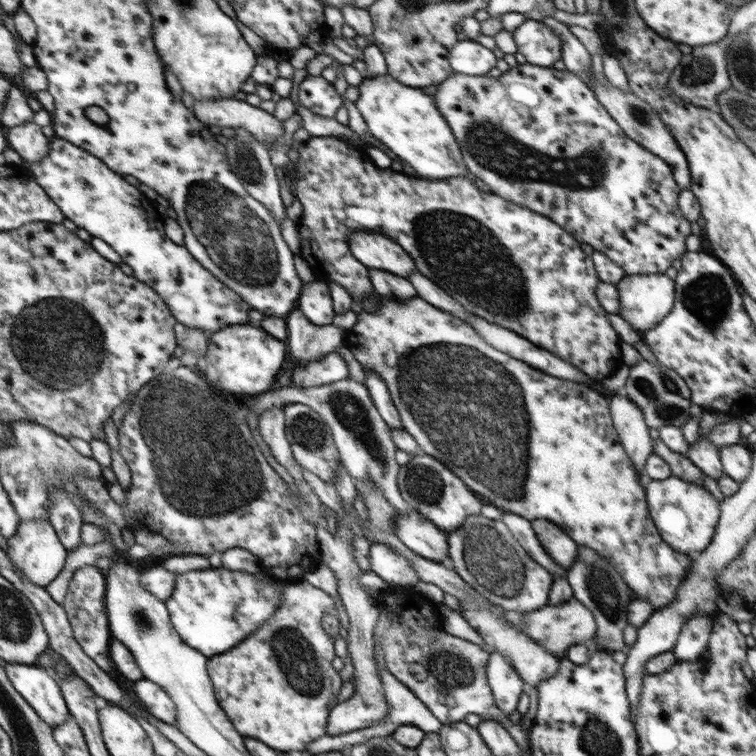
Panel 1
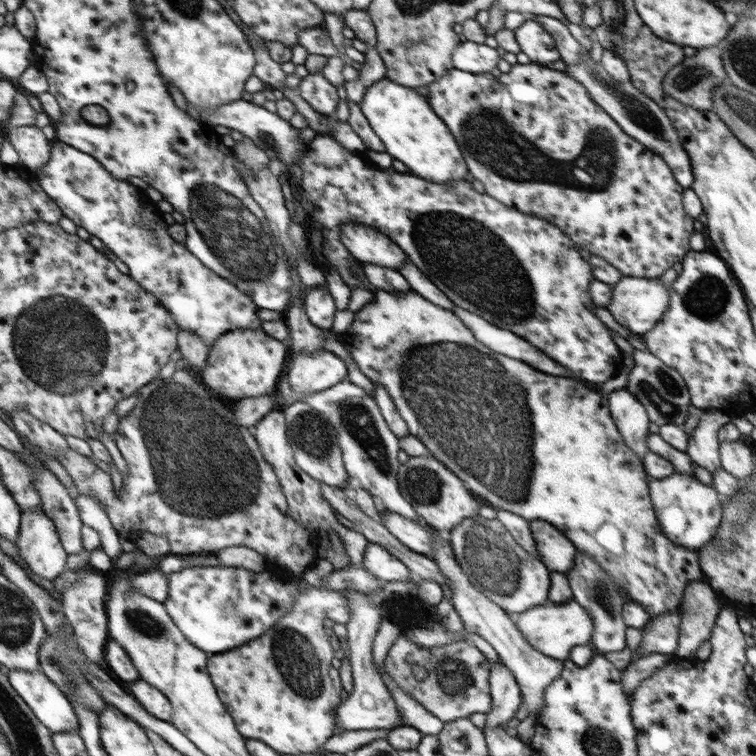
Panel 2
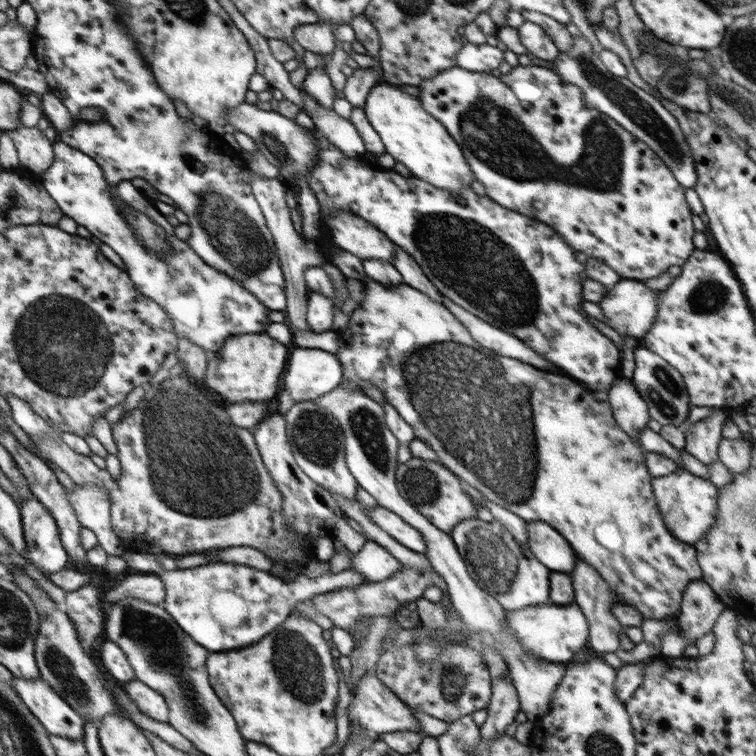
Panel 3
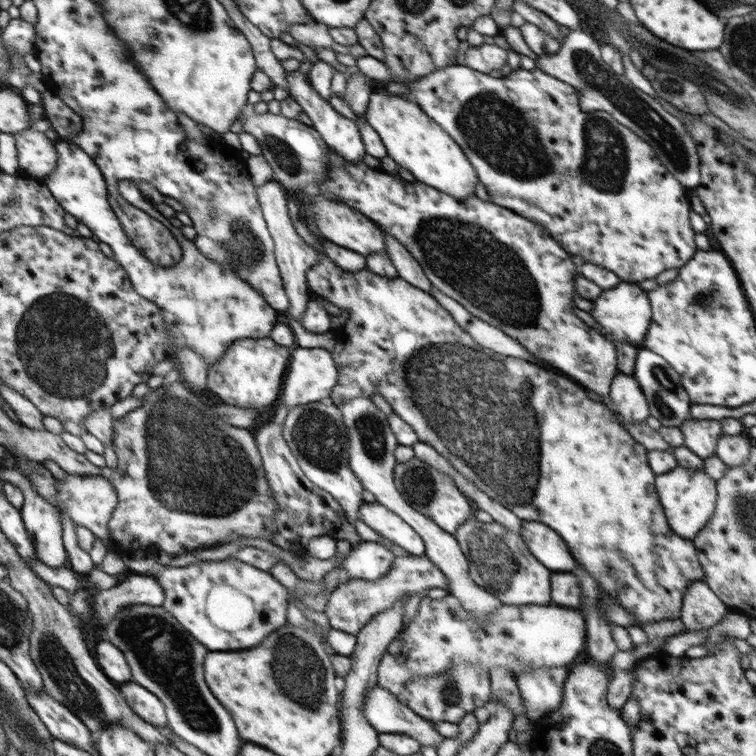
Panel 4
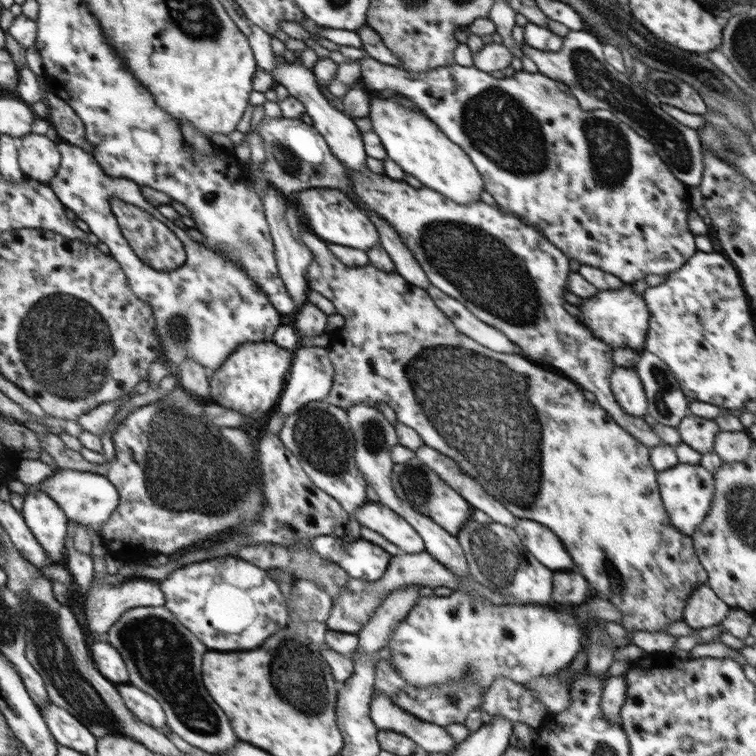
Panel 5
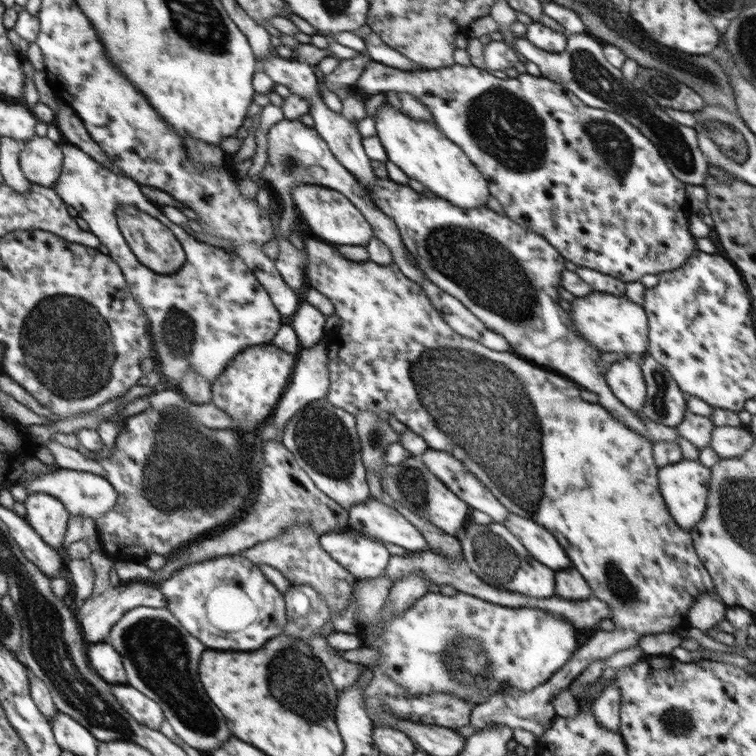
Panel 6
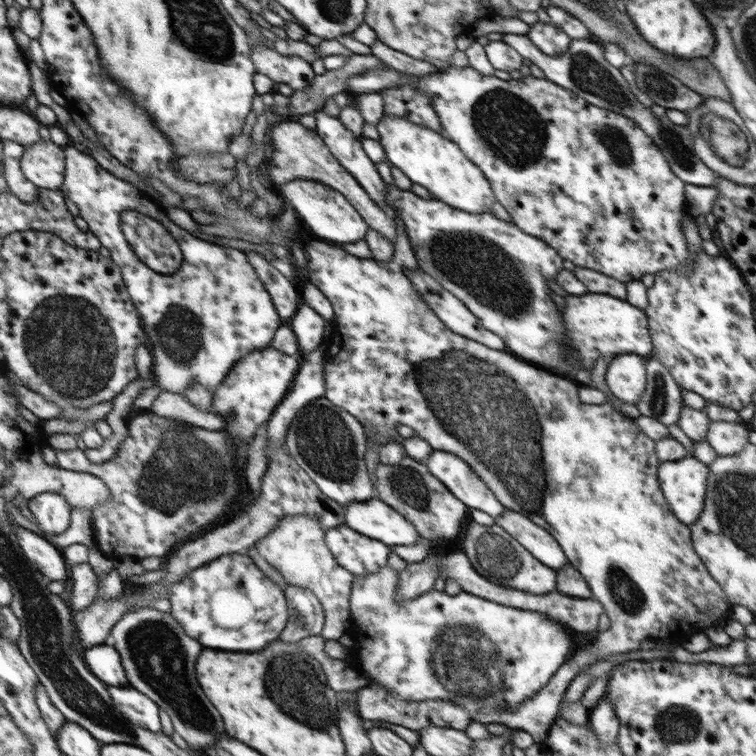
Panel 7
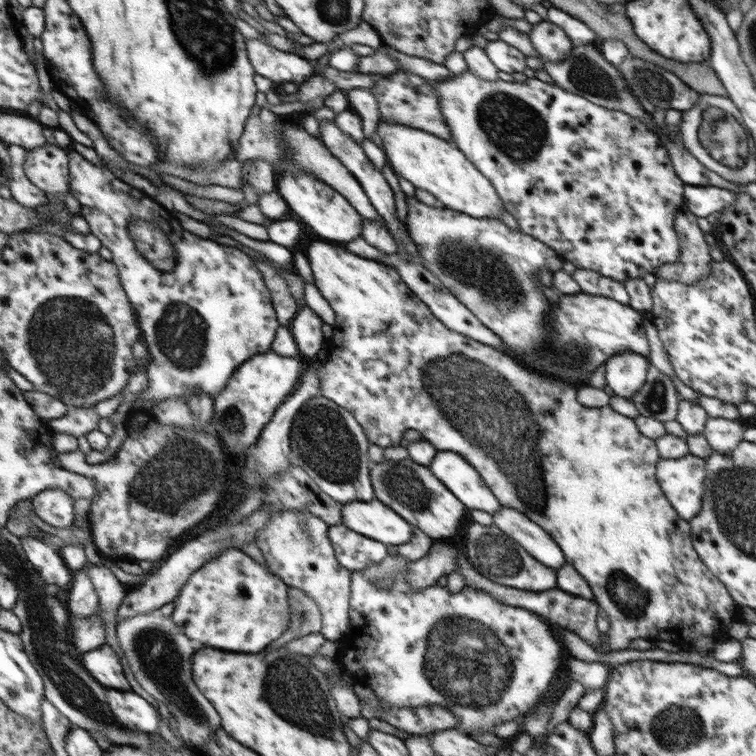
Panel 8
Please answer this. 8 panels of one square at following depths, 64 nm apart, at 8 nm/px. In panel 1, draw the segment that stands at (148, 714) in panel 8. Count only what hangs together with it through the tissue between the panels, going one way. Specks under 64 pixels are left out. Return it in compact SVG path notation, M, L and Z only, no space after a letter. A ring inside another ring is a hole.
M142 678L135 681L134 694L149 715L165 724L178 726L176 705L161 686Z

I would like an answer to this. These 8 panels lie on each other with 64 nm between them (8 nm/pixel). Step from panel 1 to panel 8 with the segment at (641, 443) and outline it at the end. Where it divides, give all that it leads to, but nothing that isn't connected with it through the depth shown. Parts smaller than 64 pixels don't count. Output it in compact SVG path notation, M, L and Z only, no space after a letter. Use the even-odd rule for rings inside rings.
M632 351L617 352L605 362L606 385L616 396L631 399L644 386L649 365L647 356Z

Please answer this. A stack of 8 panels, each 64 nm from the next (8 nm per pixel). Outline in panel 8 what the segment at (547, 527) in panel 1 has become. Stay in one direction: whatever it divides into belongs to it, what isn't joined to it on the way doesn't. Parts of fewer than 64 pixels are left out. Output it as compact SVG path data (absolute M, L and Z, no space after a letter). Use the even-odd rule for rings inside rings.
M500 507L492 514L494 525L513 538L530 556L555 570L567 562L559 544L539 524L519 510Z

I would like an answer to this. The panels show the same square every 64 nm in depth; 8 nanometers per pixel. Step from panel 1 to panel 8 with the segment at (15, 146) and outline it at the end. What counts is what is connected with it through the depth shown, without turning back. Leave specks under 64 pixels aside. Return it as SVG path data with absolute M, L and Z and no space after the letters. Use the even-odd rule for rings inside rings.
M58 145L45 146L27 152L23 170L26 178L45 194L66 194L72 184L68 176L68 154Z

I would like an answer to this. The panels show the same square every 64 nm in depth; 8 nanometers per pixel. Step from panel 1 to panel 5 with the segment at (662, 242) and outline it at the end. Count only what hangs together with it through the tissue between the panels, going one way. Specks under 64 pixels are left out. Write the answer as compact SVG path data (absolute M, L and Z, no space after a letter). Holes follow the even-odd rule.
M368 56L362 59L362 81L365 89L371 94L380 90L395 90L398 94L408 97L412 103L419 107L420 112L434 122L451 142L466 151L484 182L485 190L494 197L499 208L521 219L521 222L529 223L530 226L537 226L542 231L542 235L546 236L552 245L562 250L568 259L574 258L581 265L593 266L631 284L644 279L648 274L666 275L674 272L697 252L695 236L688 228L688 212L692 208L687 186L672 175L672 172L664 165L654 150L652 143L646 141L646 138L642 138L638 132L634 132L630 126L624 125L612 112L608 110L582 110L580 103L574 98L566 83L548 78L540 72L528 73L524 70L516 71L510 77L496 78L490 73L478 70L474 65L471 67L461 66L456 62L453 65L430 69L426 72L407 73L405 70L384 64Z

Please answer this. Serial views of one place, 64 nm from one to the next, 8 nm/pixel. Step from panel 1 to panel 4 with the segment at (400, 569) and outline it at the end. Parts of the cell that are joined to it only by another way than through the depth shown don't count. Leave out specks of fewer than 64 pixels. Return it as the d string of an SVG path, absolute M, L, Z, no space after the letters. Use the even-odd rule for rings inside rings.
M362 541L342 560L343 572L352 579L376 581L391 569L395 554L377 542Z

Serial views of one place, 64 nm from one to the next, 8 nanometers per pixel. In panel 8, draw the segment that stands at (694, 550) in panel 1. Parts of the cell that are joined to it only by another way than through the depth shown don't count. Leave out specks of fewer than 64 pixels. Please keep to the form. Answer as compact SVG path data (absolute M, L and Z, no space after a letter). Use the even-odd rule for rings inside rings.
M692 453L677 459L660 459L656 478L678 516L690 522L702 508L705 460Z

